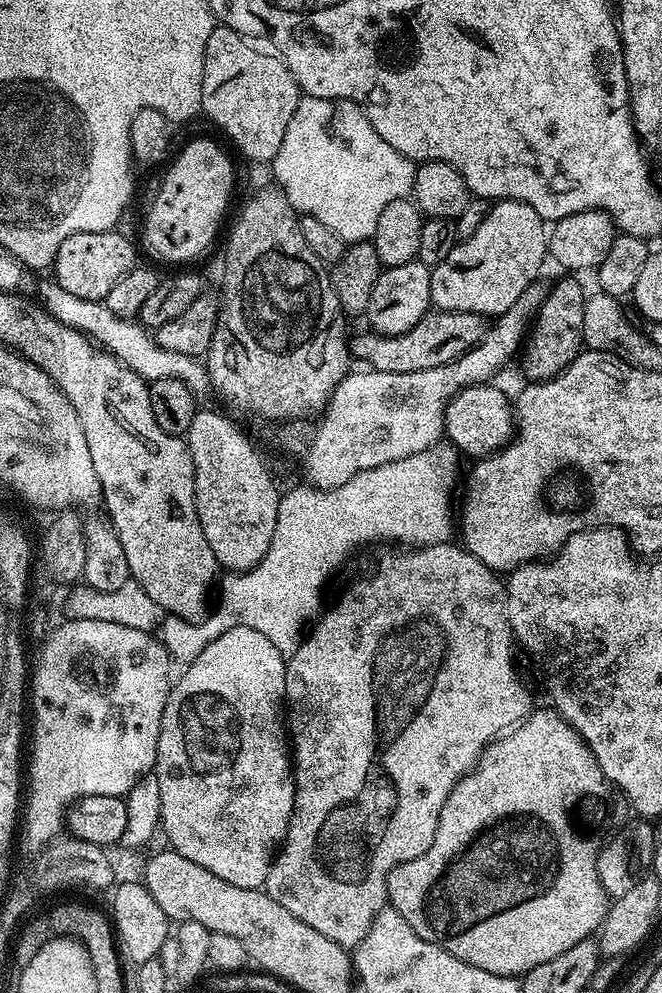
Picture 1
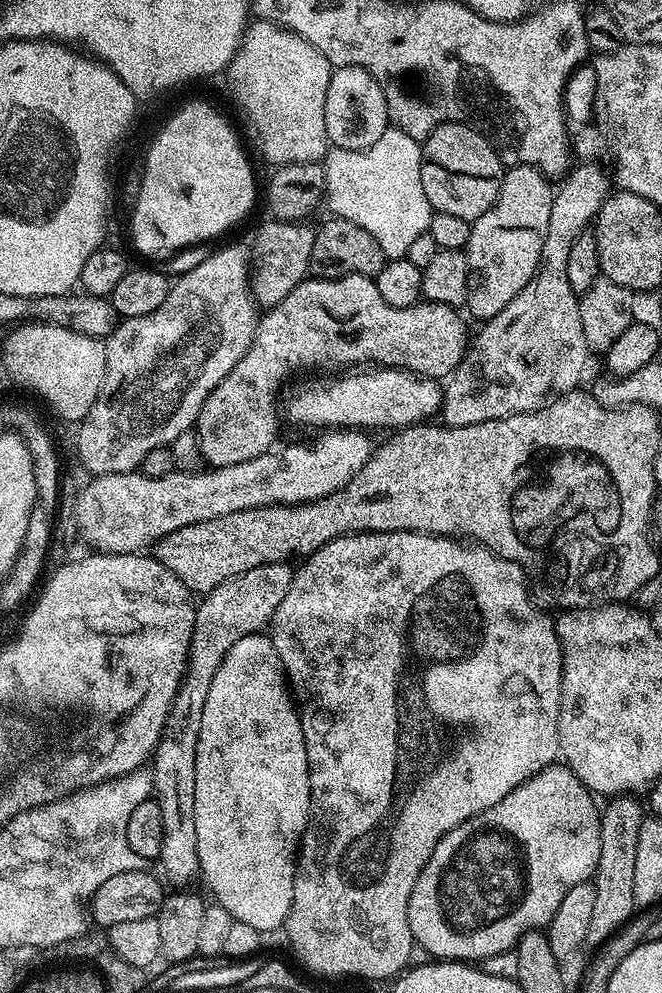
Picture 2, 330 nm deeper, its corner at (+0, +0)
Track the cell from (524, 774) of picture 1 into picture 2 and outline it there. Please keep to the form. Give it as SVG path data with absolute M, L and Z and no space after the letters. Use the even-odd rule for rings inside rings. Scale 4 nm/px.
M557 762L506 794L490 810L450 830L434 846L434 854L410 894L408 917L413 941L440 962L483 962L494 954L513 951L522 934L547 926L566 893L596 875L601 813L596 800L571 768Z

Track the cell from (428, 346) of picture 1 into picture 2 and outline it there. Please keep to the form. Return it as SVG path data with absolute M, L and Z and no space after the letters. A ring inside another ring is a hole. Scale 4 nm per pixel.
M339 276L333 280L322 280L319 278L309 278L303 280L298 286L294 286L294 290L290 290L290 294L286 294L286 298L282 298L282 302L271 305L267 309L268 312L259 317L256 325L256 333L252 339L252 344L246 350L246 354L236 363L234 370L230 370L230 374L226 374L226 378L222 378L222 382L218 382L218 386L214 386L214 390L206 398L206 402L202 406L202 410L198 414L194 425L194 435L198 445L199 455L204 456L205 465L213 468L221 468L222 466L238 466L238 462L250 462L250 458L258 458L262 454L266 454L273 447L272 444L276 440L276 395L280 392L280 383L284 380L284 375L291 370L295 364L308 364L311 360L321 360L324 364L344 364L347 360L368 360L364 362L375 362L377 365L385 368L407 368L409 372L414 372L418 376L426 376L429 378L451 377L452 372L464 360L464 354L468 351L470 344L470 332L464 326L464 320L459 315L457 309L450 308L445 304L429 304L421 302L414 306L406 306L399 308L398 306L390 306L390 302L386 302L382 298L382 294L378 294L378 286L375 279L371 276Z

